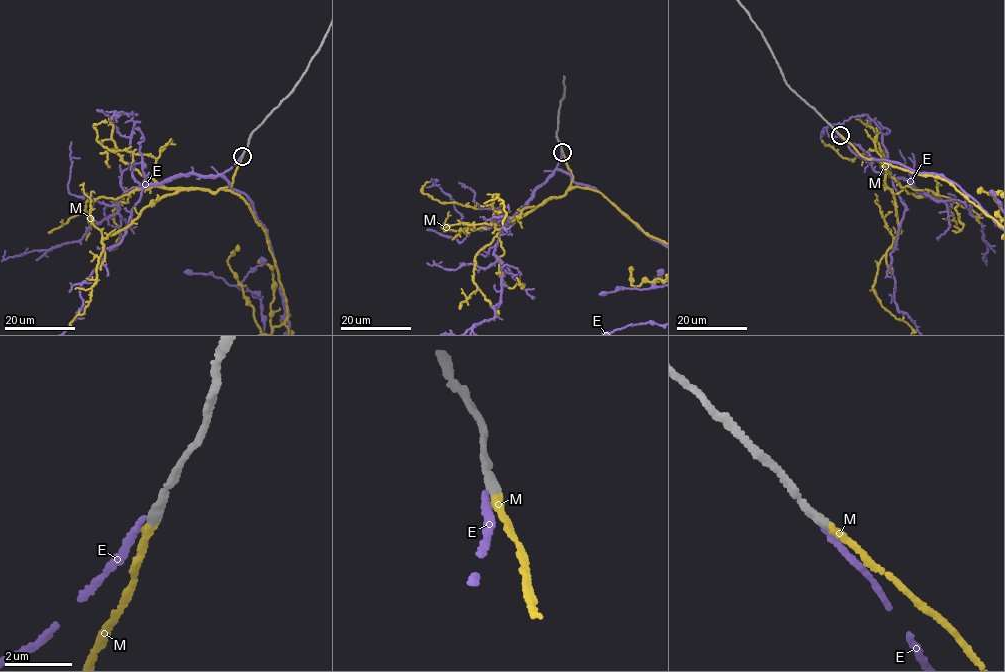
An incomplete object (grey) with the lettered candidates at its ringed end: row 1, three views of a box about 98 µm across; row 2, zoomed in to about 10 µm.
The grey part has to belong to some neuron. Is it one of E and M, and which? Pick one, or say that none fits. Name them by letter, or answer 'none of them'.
M

